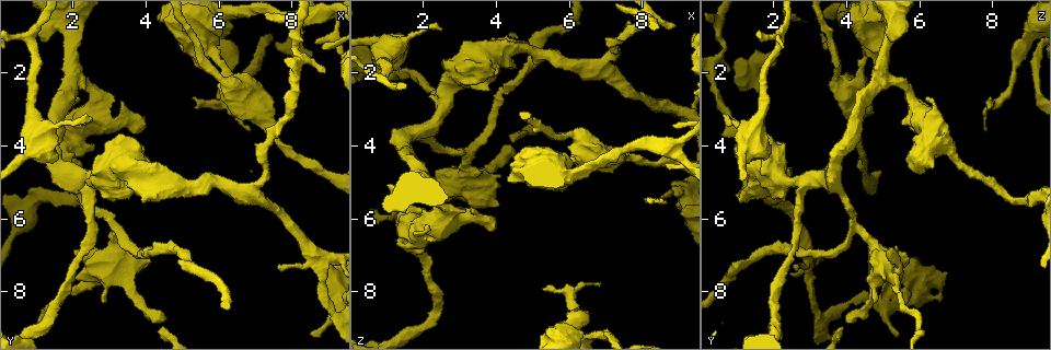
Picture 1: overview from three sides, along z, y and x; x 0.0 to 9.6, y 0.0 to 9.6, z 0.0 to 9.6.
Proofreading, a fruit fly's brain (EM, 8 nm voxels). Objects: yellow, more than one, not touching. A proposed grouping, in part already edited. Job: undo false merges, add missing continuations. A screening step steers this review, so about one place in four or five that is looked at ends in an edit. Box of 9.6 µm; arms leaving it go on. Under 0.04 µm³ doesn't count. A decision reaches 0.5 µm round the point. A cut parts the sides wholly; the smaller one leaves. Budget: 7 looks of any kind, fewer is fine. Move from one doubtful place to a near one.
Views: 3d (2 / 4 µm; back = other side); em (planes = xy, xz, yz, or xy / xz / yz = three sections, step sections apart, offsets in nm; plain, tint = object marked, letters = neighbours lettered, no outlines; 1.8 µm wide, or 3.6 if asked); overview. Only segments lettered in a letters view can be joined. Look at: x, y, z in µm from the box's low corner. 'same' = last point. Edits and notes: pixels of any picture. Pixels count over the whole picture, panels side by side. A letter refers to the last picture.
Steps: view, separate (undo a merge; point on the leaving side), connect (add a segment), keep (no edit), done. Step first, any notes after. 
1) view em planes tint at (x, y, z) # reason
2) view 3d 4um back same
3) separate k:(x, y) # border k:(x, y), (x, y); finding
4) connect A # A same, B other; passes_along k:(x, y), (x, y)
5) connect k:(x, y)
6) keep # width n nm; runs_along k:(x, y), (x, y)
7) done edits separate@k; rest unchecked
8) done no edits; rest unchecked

view em 3.6um yz step 16 plain at (6.05, 1.10, 8.95) # thick turns thin

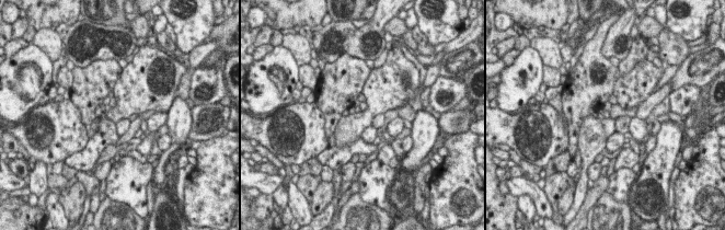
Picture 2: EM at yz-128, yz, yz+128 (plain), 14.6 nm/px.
view em 3.6um yz step 16 letters same # see the neighbours

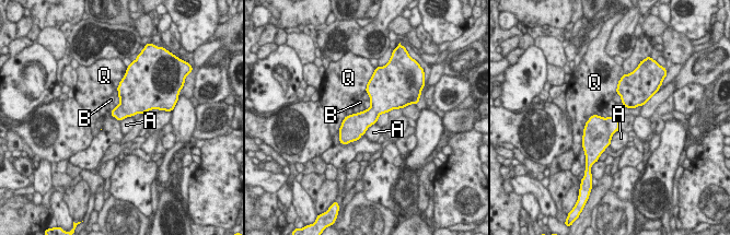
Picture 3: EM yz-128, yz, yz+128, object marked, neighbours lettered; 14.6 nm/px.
keep # width 130 nm; A other, B other, Q other; border 3:(618, 129), (612, 136), (610, 144); continuous, no second neuron

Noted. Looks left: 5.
view em planes letters at (5.35, 2.65, 7.95) # branch stops here

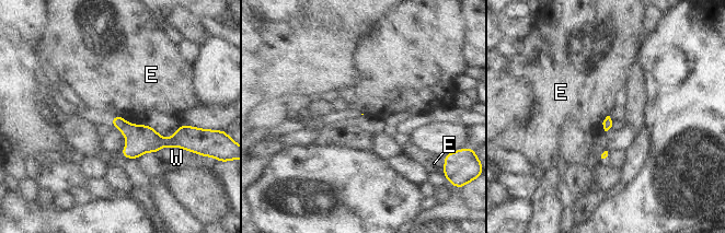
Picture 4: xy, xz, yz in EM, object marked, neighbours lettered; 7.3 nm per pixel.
keep # E other, W other; border 4:(607, 115), (602, 123); none of them fits

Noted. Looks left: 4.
view 3d 4um at (5.90, 1.55, 4.55) # calibre changes

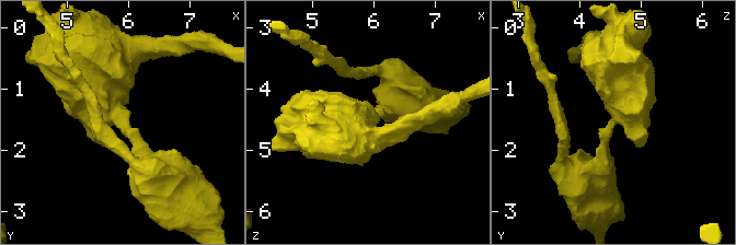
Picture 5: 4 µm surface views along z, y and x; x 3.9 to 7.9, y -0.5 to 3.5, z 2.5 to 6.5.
view em planes plain at (5.85, 1.50, 4.60) # now the EM

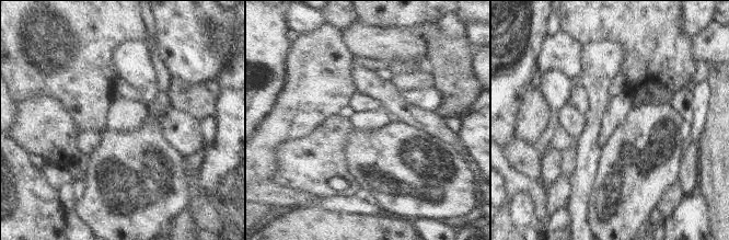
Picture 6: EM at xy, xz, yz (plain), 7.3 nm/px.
view em planes letters same

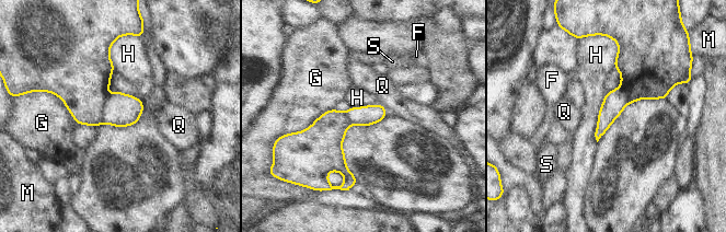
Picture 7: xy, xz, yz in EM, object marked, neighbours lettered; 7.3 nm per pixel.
separate 7:(82, 84) # longest_contact G 380 nm; F other, G other, H other, M other, Q other, S other; border 7:(110, 96), (103, 122); a second neuron is stuck on

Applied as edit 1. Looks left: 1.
done edits separate@7; rest unchecked

